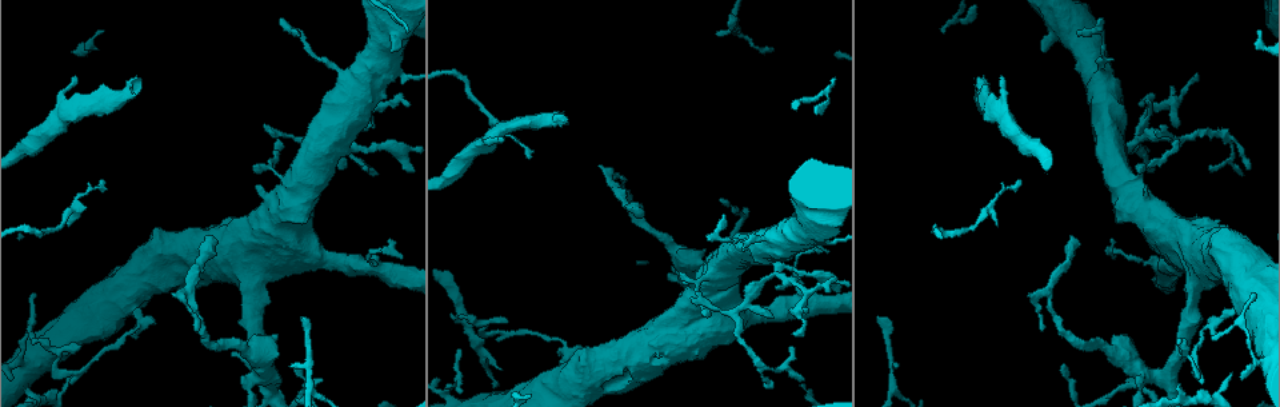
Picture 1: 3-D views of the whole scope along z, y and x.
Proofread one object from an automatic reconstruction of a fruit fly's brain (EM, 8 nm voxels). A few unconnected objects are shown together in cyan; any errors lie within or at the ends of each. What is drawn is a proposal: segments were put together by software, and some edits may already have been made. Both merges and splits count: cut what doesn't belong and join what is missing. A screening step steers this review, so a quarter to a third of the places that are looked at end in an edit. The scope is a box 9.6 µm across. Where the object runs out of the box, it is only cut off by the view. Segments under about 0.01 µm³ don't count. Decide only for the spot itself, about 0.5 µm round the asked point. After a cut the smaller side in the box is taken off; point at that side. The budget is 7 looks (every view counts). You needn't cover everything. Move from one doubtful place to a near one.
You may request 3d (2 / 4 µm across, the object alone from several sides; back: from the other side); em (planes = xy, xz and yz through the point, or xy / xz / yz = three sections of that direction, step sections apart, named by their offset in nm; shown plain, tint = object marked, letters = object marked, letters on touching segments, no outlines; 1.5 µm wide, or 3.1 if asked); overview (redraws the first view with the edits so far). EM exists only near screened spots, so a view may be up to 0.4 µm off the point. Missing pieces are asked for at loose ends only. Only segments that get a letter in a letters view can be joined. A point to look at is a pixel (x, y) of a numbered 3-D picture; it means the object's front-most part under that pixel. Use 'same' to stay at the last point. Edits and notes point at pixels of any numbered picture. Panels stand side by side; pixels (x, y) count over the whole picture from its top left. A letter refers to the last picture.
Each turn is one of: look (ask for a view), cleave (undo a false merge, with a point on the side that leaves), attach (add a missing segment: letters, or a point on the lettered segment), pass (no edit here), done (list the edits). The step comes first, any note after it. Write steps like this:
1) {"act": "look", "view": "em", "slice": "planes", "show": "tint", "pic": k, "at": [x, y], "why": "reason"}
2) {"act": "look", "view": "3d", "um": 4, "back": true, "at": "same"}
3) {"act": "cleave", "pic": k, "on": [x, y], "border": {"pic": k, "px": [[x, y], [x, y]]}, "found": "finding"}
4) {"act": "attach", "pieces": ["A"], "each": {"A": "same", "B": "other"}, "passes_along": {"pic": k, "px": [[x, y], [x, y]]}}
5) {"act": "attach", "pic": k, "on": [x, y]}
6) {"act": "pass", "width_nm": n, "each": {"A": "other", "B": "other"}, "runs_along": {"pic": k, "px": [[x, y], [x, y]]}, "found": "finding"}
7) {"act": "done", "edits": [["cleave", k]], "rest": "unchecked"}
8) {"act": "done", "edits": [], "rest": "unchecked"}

{"act": "look", "view": "3d", "um": 4, "pic": 1, "at": [1115, 259], "why": "branch stops here"}

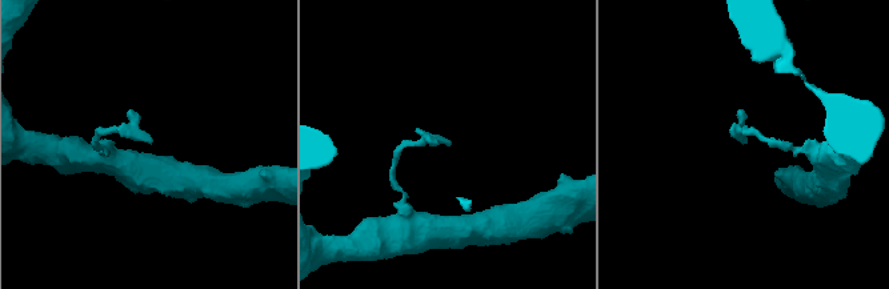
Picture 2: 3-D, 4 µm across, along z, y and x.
{"act": "look", "view": "em", "slice": "xy", "step": 4, "show": "tint", "pic": 2, "at": [747, 141]}

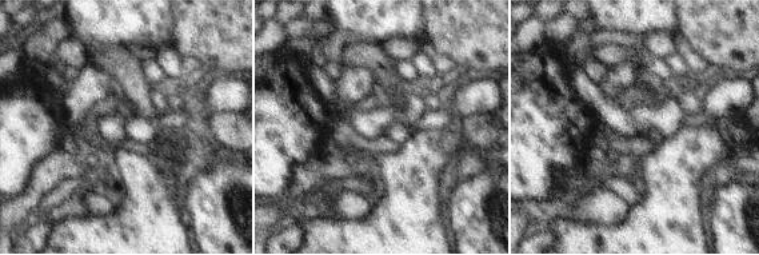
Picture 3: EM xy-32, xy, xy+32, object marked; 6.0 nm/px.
{"act": "look", "view": "em", "slice": "planes", "show": "letters", "at": "same"}

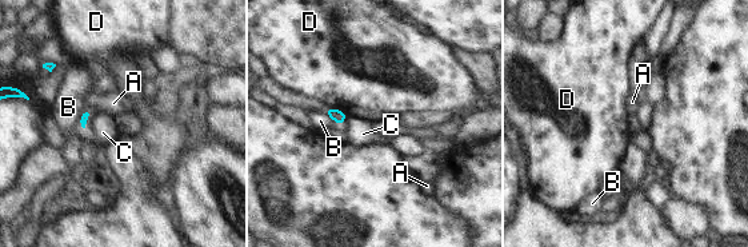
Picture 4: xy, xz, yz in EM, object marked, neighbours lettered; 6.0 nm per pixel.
{"act": "pass", "each": {"A": "other", "B": "other", "C": "other", "D": "other"}, "border": {"pic": 4, "px": [[348, 116], [340, 124]]}, "found": "none of them fits"}

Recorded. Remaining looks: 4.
{"act": "look", "view": "3d", "um": 2, "pic": 1, "at": [792, 334], "why": "thin end"}

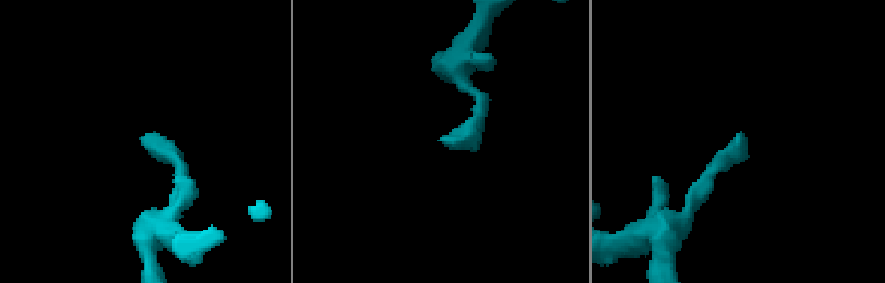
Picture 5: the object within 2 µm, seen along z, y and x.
{"act": "look", "view": "em", "slice": "planes", "show": "tint", "pic": 5, "at": [737, 139]}

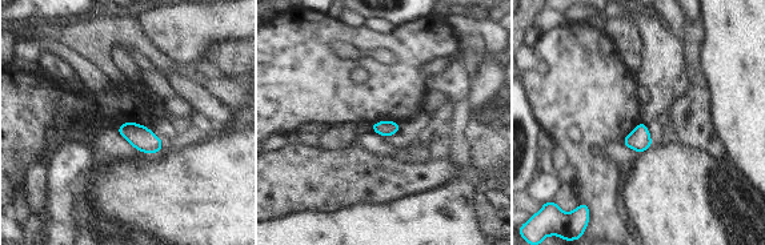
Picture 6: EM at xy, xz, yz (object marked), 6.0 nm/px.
{"act": "look", "view": "em", "slice": "planes", "show": "letters", "at": "same", "why": "what lies round it"}

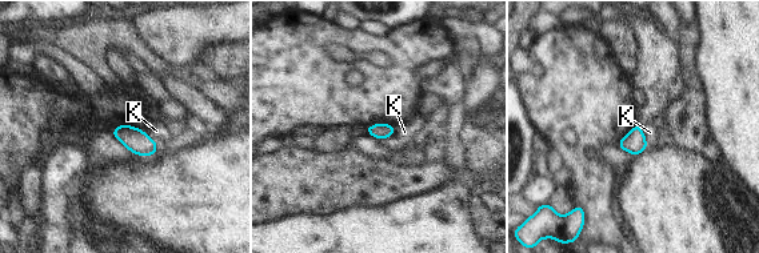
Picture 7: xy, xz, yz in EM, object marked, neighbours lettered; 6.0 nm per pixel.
{"act": "pass", "width_nm": 100, "each": {"K": "other"}, "border": {"pic": 7, "px": [[396, 125], [388, 137], [378, 139]]}, "found": "no lettered segment goes on from it"}

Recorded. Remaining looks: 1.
{"act": "look", "view": "em", "slice": "planes", "show": "letters", "pic": 1, "at": [897, 365], "why": "tapers out"}

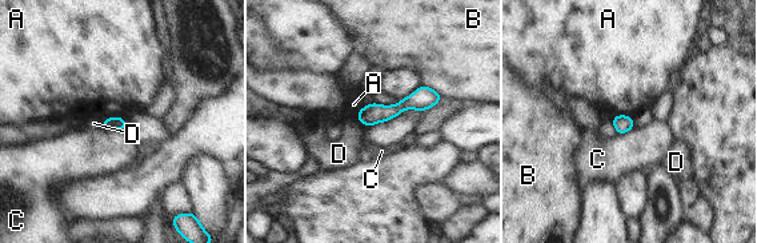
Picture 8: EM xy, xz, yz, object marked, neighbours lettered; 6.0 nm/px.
{"act": "pass", "longest_contact_nm": ["C", 160], "each": {"A": "other", "B": "other", "C": "other", "D": "other"}, "found": "no lettered segment goes on from it"}

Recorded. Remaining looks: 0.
{"act": "done", "edits": [], "rest": "unchecked"}

